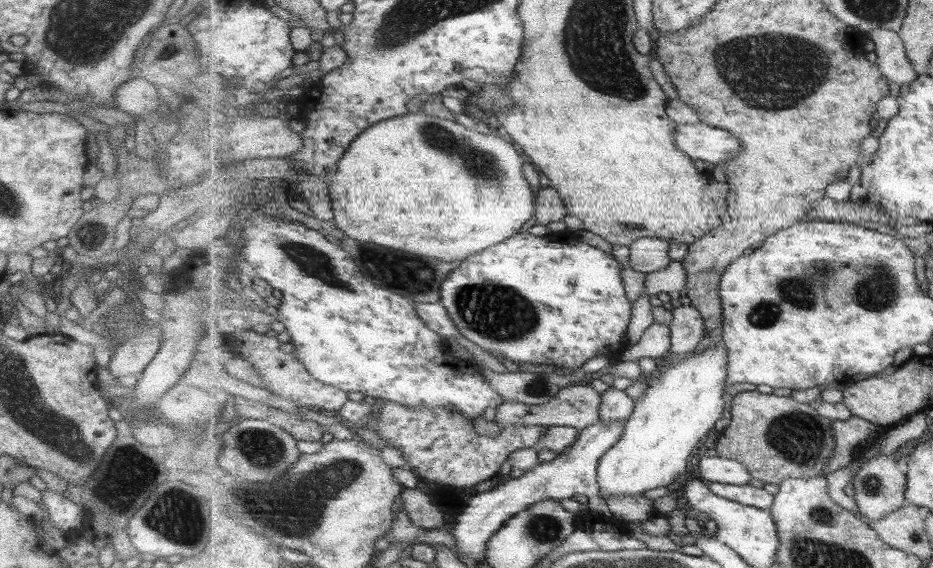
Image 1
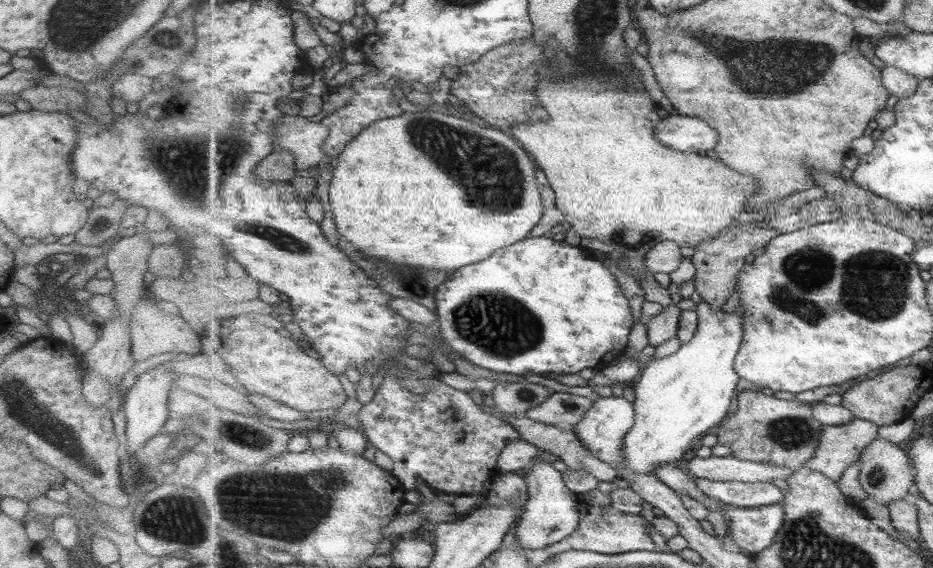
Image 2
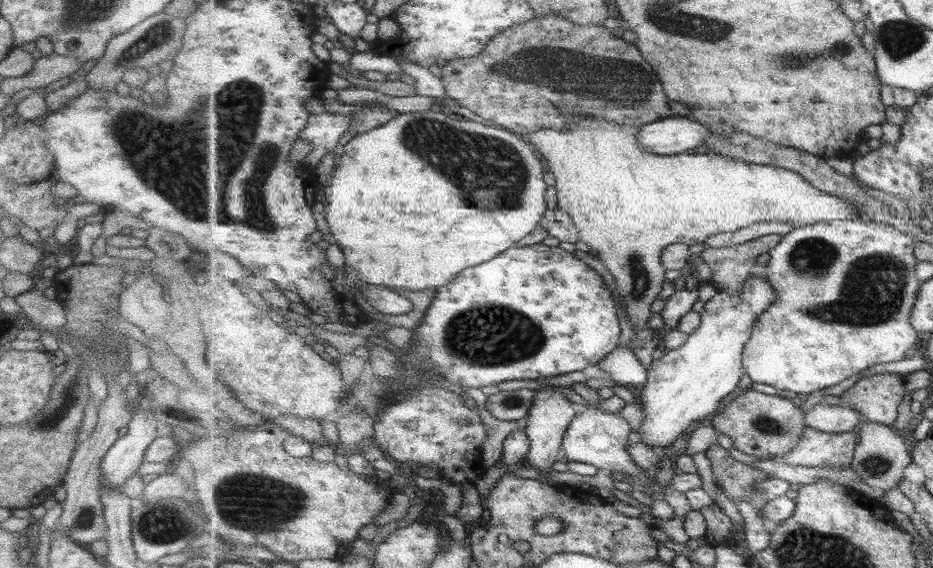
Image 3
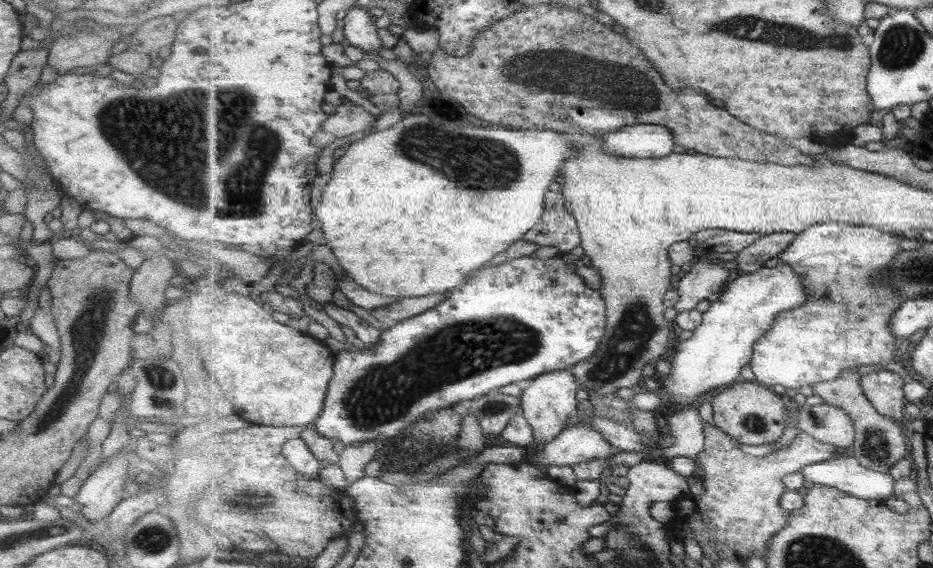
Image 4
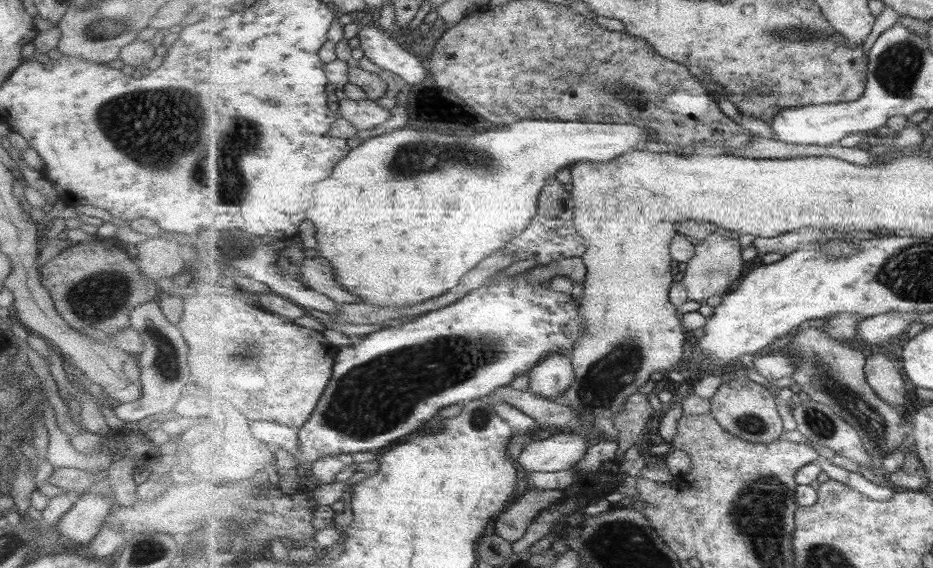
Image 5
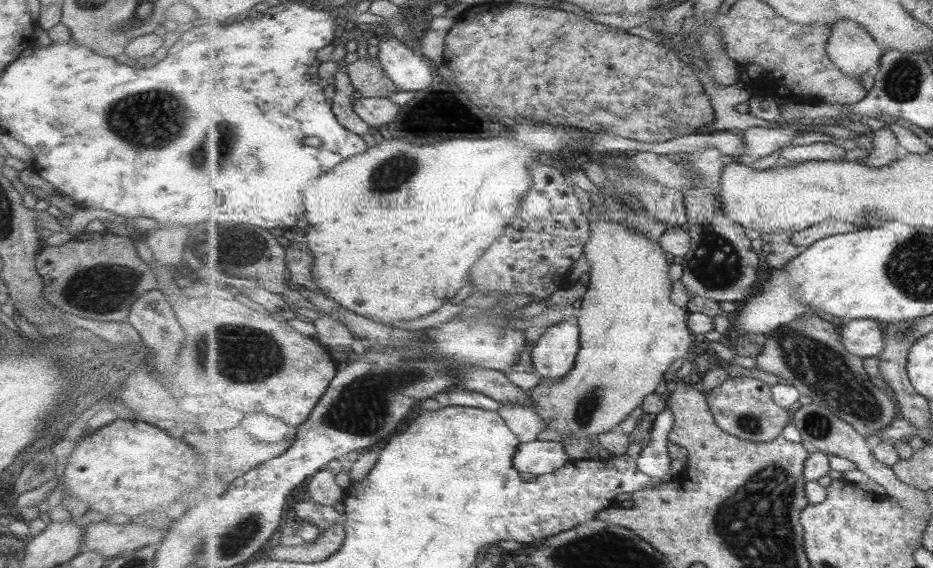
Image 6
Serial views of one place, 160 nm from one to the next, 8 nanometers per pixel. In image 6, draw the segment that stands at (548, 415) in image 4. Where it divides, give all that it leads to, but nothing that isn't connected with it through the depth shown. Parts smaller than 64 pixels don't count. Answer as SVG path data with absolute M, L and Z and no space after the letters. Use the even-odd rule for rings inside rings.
M560 322L540 336L530 359L537 375L549 380L565 378L575 368L581 351L578 323Z

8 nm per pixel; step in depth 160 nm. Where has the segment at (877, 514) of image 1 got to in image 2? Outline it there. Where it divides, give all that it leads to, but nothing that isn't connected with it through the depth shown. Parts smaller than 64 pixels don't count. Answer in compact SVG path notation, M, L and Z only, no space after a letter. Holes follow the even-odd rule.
M875 439L864 450L859 461L861 461L860 483L866 489L868 496L883 505L889 505L890 502L896 500L903 500L909 494L913 481L916 480L916 475L913 476L909 470L911 460L908 453L888 440Z

